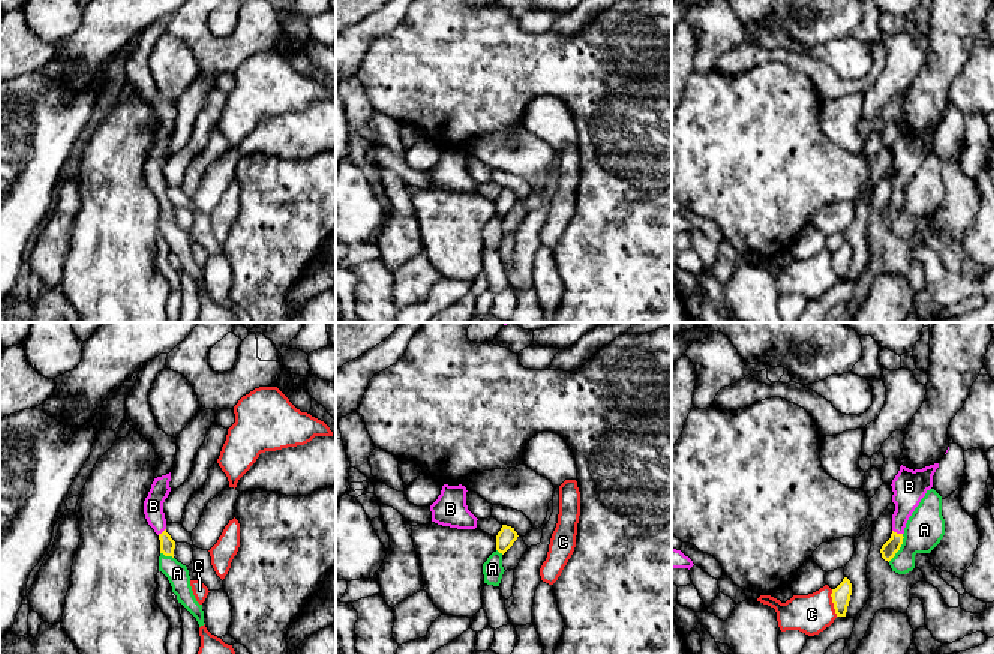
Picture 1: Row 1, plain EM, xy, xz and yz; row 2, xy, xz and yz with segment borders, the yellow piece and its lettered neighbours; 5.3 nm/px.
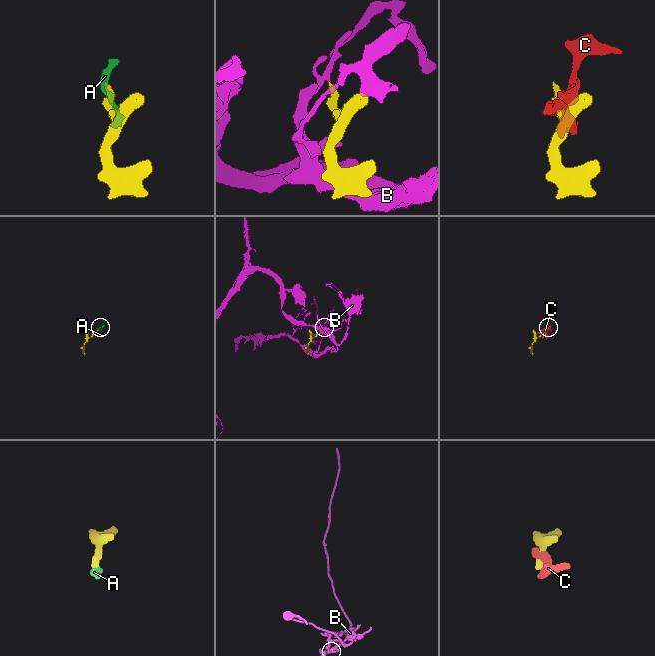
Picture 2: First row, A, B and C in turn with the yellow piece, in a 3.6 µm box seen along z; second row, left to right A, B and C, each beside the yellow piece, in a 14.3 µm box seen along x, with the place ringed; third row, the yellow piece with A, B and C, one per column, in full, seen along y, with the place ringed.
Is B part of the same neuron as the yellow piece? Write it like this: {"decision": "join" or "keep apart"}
{"decision": "join"}

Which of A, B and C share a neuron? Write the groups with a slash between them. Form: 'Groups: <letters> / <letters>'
Groups: A / B / C

